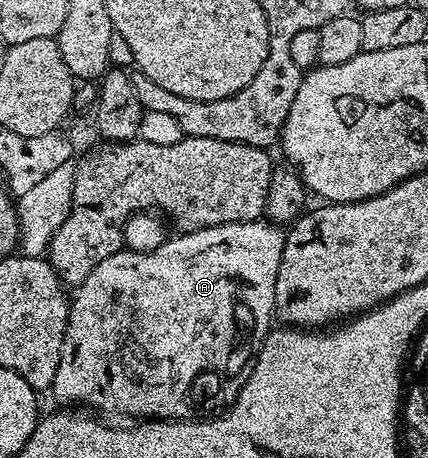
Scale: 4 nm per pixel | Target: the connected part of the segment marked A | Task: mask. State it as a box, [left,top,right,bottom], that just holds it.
[52,219,287,421]

